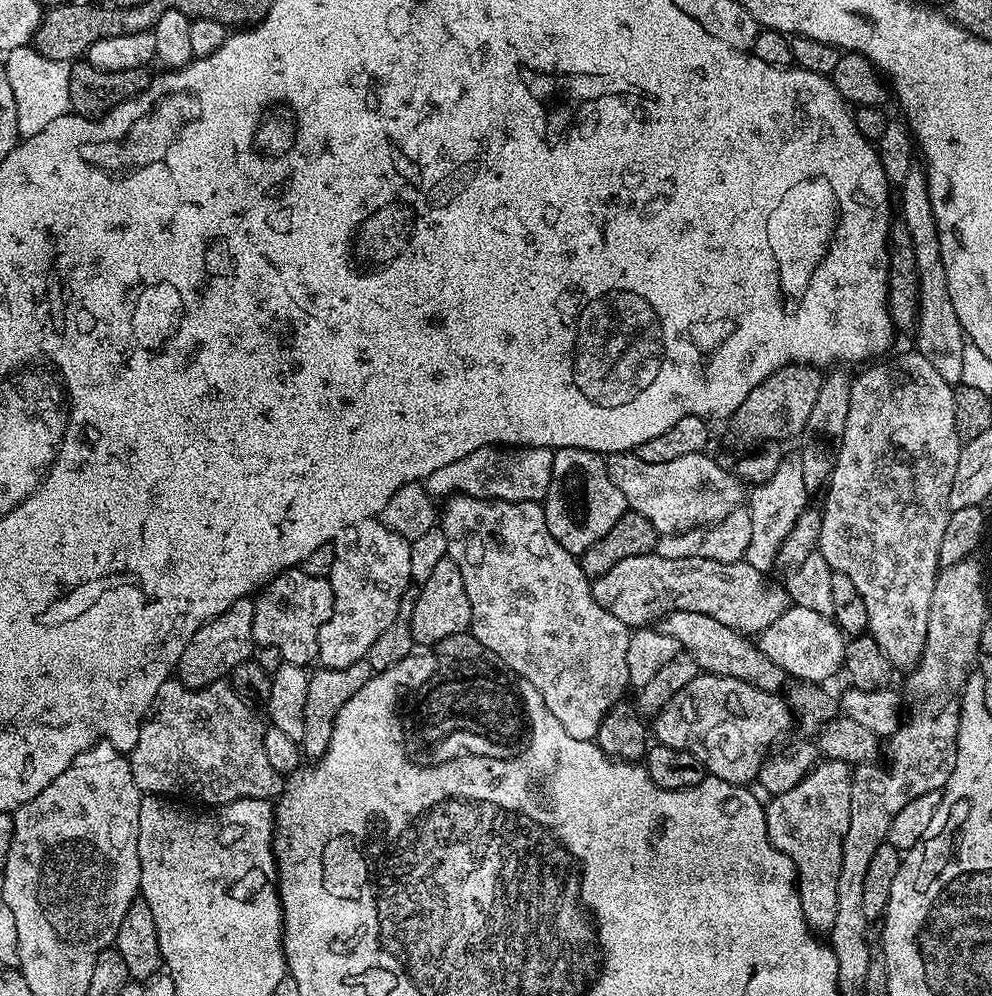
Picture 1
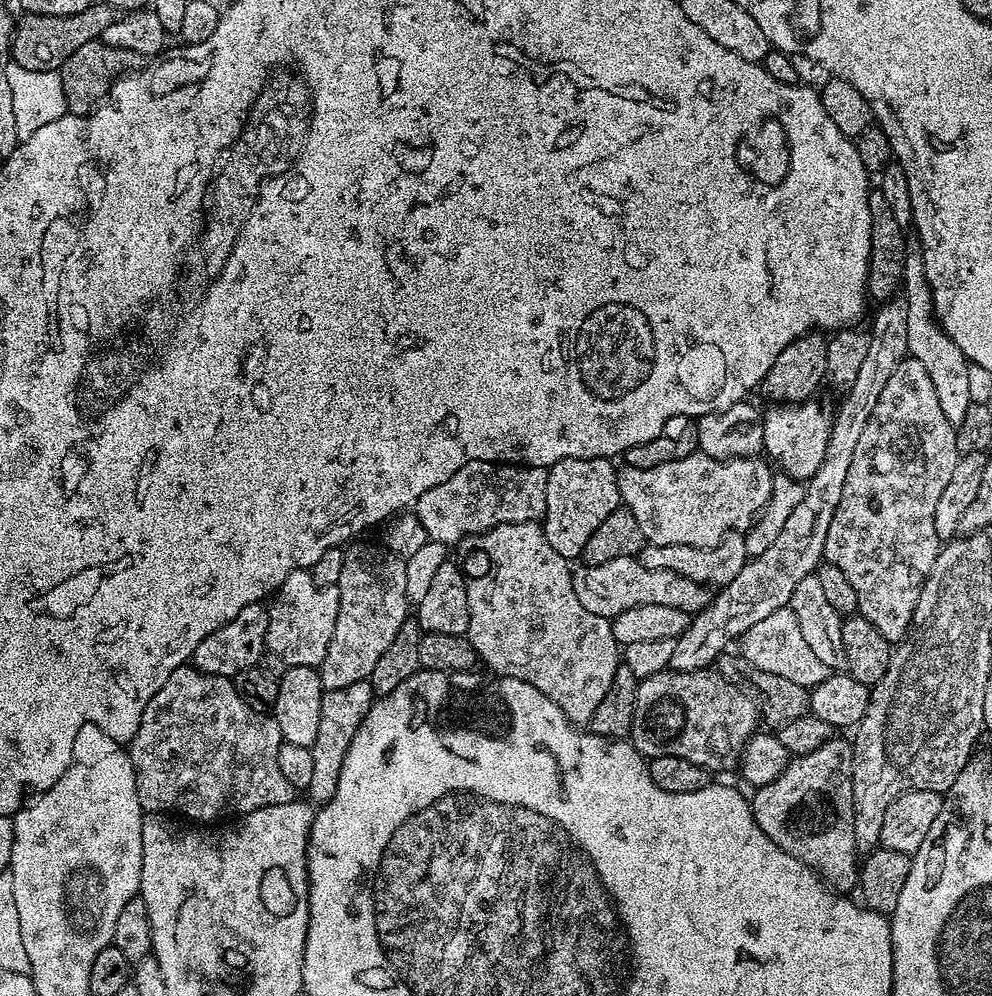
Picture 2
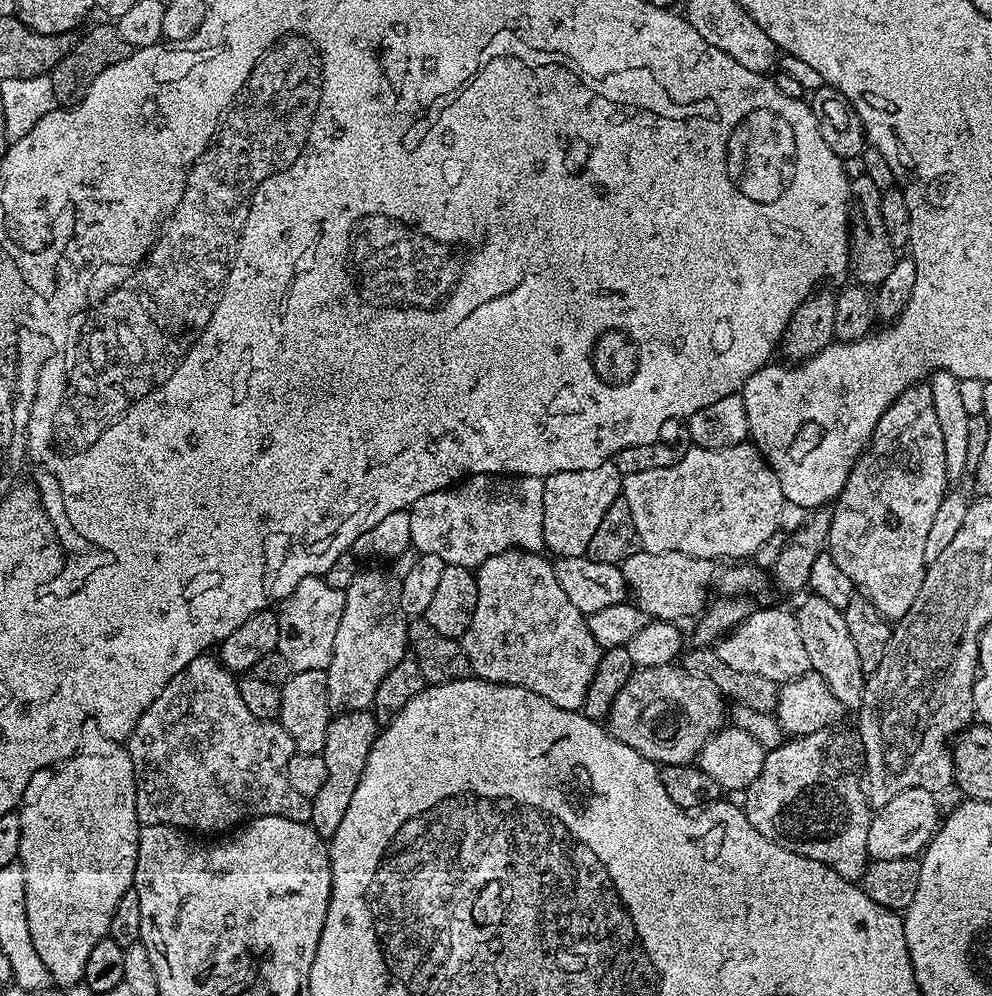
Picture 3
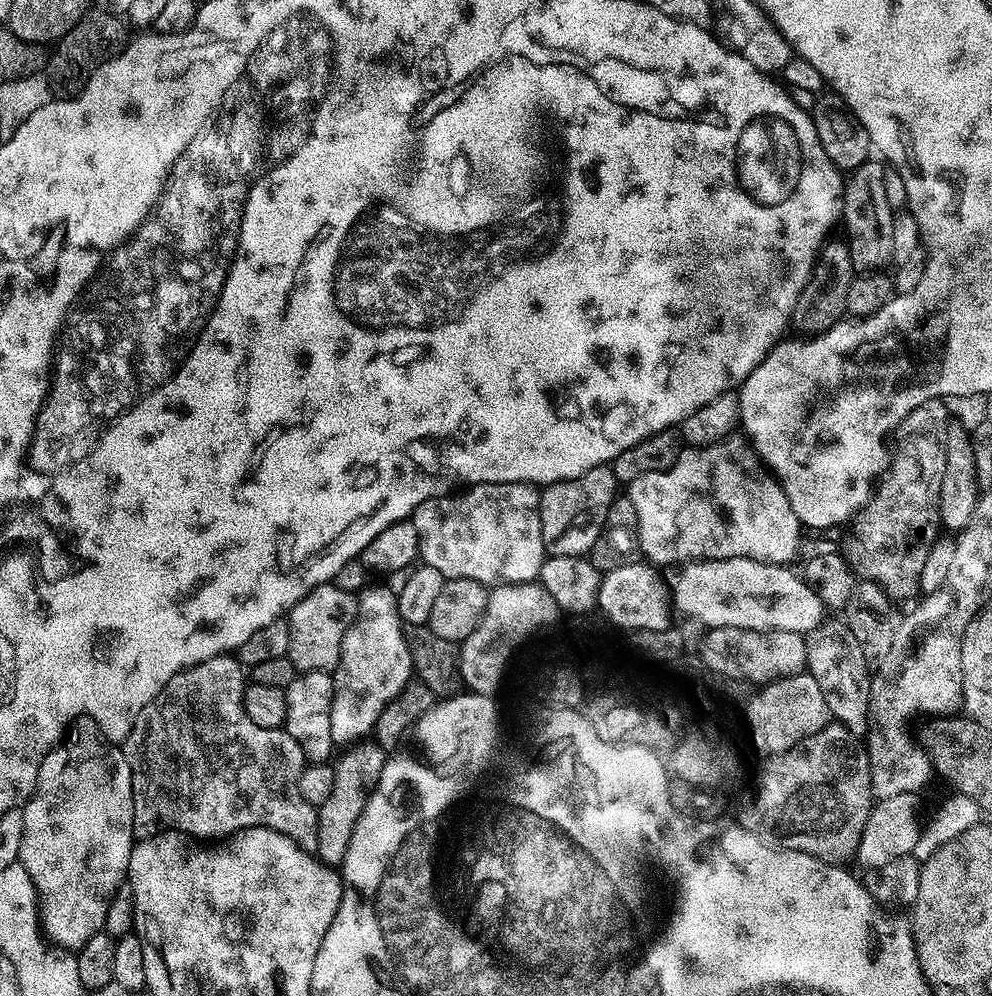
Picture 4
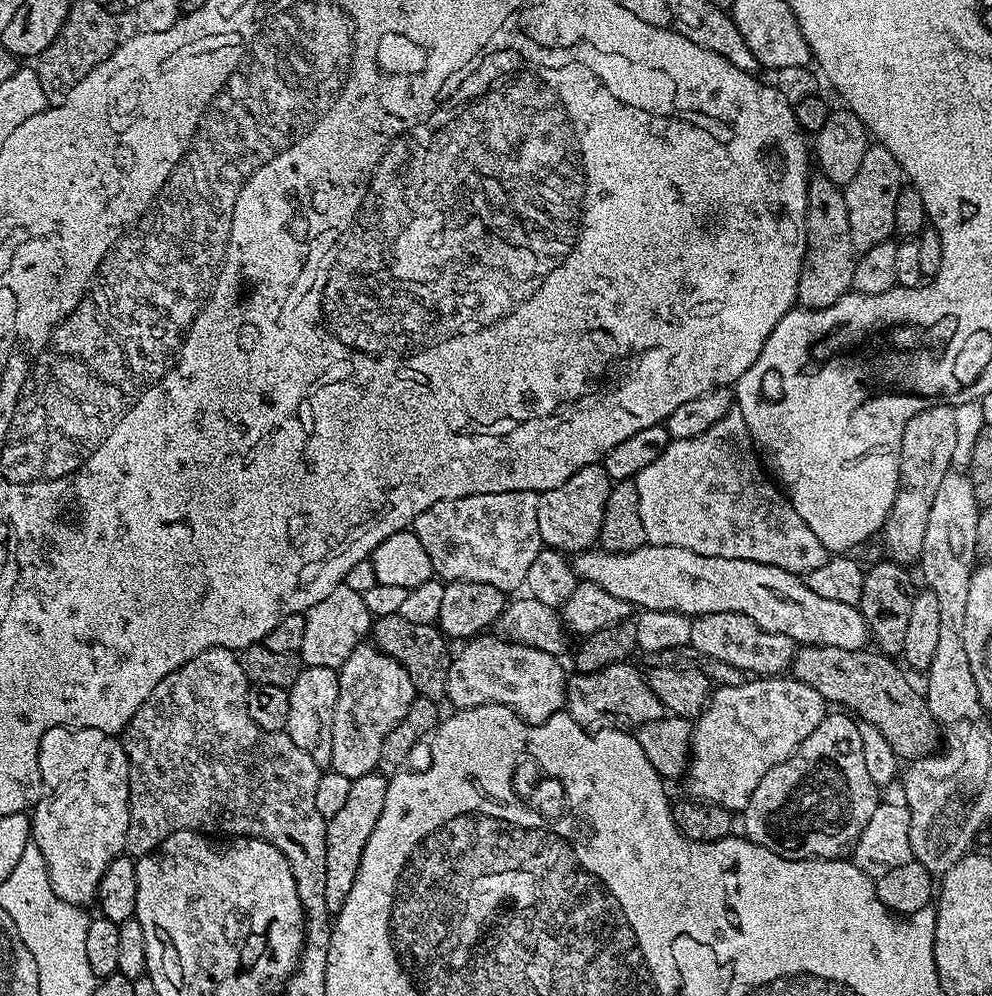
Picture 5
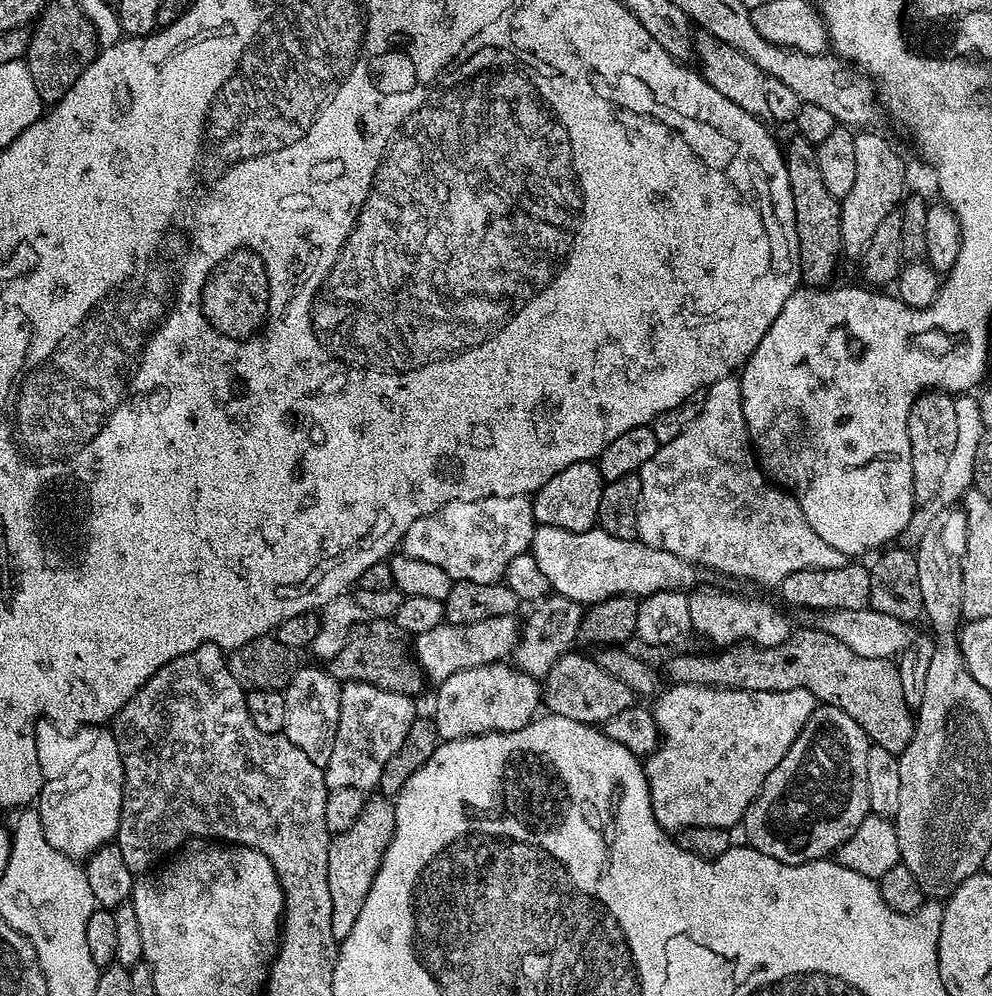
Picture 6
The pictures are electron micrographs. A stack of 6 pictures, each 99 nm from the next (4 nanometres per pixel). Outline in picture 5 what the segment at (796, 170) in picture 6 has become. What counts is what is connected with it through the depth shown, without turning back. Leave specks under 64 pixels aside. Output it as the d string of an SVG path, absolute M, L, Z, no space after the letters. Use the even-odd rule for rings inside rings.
M812 174L808 178L808 221L806 222L806 254L802 271L798 278L796 298L802 308L829 308L838 298L848 295L852 288L852 275L858 259L854 242L850 238L850 214L846 210L846 198L841 185L830 182L822 174Z

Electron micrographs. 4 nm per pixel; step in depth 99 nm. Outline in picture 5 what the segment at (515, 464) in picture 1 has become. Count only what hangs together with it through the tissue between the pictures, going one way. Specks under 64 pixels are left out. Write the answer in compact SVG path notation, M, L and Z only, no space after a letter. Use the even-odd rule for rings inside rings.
M503 492L502 494L470 494L466 498L450 498L446 502L434 502L430 510L422 510L410 528L422 542L426 554L430 554L432 571L441 581L465 580L486 582L486 586L498 586L506 594L528 579L534 558L542 551L538 534L539 495L534 492Z

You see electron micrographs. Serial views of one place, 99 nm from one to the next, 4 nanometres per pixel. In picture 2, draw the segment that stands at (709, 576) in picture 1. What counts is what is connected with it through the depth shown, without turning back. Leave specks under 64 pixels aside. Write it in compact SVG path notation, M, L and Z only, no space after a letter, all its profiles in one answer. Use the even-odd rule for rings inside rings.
M627 556L602 562L602 566L580 566L572 574L574 594L590 614L613 618L627 614L638 606L674 606L678 610L695 614L713 600L709 585L699 584L682 574L670 570L650 570L639 559Z

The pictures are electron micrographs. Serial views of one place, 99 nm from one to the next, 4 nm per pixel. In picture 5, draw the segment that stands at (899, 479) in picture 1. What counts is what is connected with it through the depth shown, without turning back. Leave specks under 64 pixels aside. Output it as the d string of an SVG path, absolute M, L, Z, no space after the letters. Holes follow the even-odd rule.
M933 402L929 408L924 408L910 422L906 422L902 434L902 454L900 455L900 488L896 491L892 513L886 518L882 529L884 548L887 559L898 564L912 566L919 561L922 554L922 538L926 538L926 522L930 522L930 506L934 506L934 494L938 494L938 486L942 478L953 467L954 446L957 441L957 427L954 424L955 407L951 404Z

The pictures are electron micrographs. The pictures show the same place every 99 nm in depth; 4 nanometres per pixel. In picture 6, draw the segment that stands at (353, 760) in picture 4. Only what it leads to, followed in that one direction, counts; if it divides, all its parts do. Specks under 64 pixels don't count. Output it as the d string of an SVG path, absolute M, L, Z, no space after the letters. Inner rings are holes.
M372 794L362 806L362 814L358 814L358 822L350 826L350 830L337 832L328 841L328 877L330 878L330 930L334 930L337 942L346 938L350 930L354 930L354 922L358 922L358 910L362 910L362 902L366 902L366 894L370 894L370 886L374 882L374 874L378 874L380 860L386 854L386 846L394 838L395 803L383 794Z

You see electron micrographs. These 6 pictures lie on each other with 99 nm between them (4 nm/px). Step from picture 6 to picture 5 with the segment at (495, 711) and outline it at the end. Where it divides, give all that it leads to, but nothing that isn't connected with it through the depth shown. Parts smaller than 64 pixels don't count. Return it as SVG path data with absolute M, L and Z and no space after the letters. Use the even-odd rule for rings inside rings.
M481 634L465 643L464 648L452 657L450 678L448 679L447 703L452 703L453 709L477 708L483 704L501 704L512 709L528 724L541 724L557 715L565 707L564 695L568 689L566 671L559 664L555 655L540 649L528 647L522 643L509 642L499 635Z

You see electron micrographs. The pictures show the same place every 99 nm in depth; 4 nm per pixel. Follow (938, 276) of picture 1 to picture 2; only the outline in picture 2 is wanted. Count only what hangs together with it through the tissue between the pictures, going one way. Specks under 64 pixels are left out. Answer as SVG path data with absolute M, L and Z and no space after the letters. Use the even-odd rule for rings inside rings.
M915 238L909 239L906 244L902 296L907 309L907 341L909 343L907 355L911 359L922 362L922 366L926 366L926 374L930 374L930 382L934 382L934 390L938 393L938 403L942 406L942 414L946 414L951 424L958 425L973 403L969 389L969 363L962 354L962 350L954 346L954 342L936 319L932 288L926 282L926 266L922 262L920 242Z

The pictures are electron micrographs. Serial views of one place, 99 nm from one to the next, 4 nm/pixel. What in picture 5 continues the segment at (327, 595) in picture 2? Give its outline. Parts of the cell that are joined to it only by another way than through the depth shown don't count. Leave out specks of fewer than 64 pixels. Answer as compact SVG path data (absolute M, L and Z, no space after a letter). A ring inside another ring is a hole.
M344 583L339 584L326 598L308 611L303 613L306 622L306 631L302 637L302 646L299 650L299 657L307 667L322 666L323 668L335 668L339 670L350 658L359 644L371 633L373 615L366 606L363 592L350 590Z

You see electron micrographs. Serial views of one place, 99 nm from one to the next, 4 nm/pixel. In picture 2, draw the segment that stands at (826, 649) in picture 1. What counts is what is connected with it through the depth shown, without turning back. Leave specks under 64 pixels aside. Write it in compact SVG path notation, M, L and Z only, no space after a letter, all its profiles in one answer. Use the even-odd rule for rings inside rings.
M788 606L767 615L762 622L754 622L754 626L750 626L750 630L746 630L746 634L739 637L739 644L739 655L744 656L745 660L758 670L778 674L779 677L798 682L800 686L809 690L821 684L830 674L827 665L814 654L814 650L810 650L810 645L798 626L798 618L794 618L791 607Z

